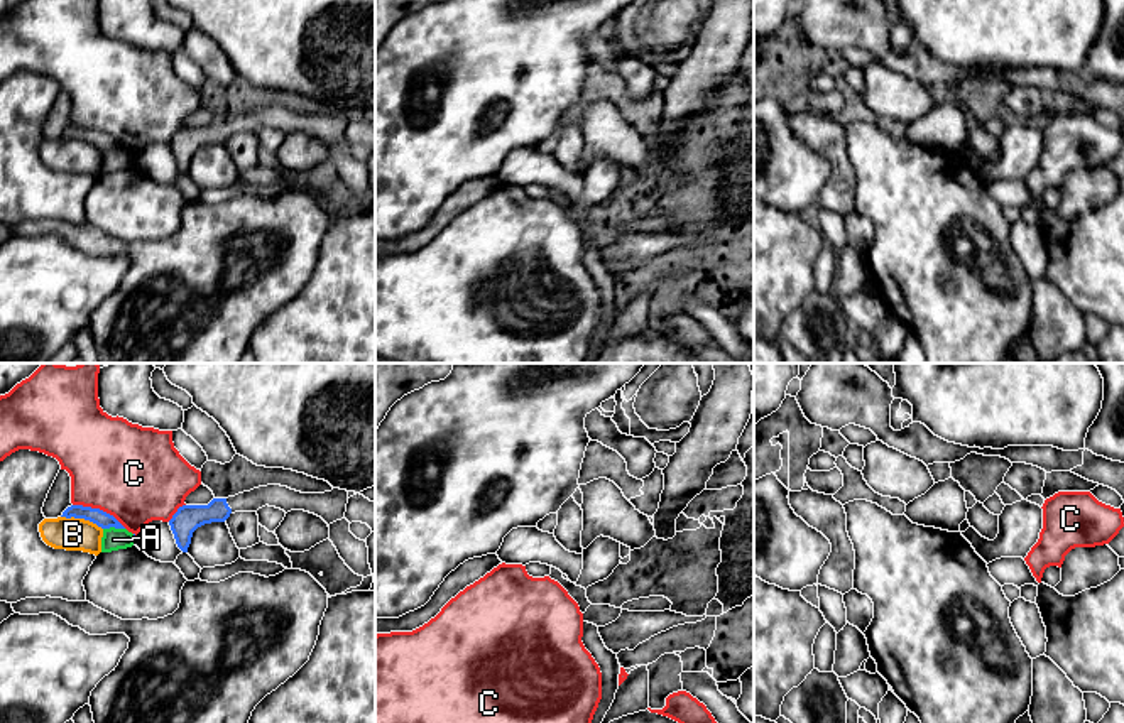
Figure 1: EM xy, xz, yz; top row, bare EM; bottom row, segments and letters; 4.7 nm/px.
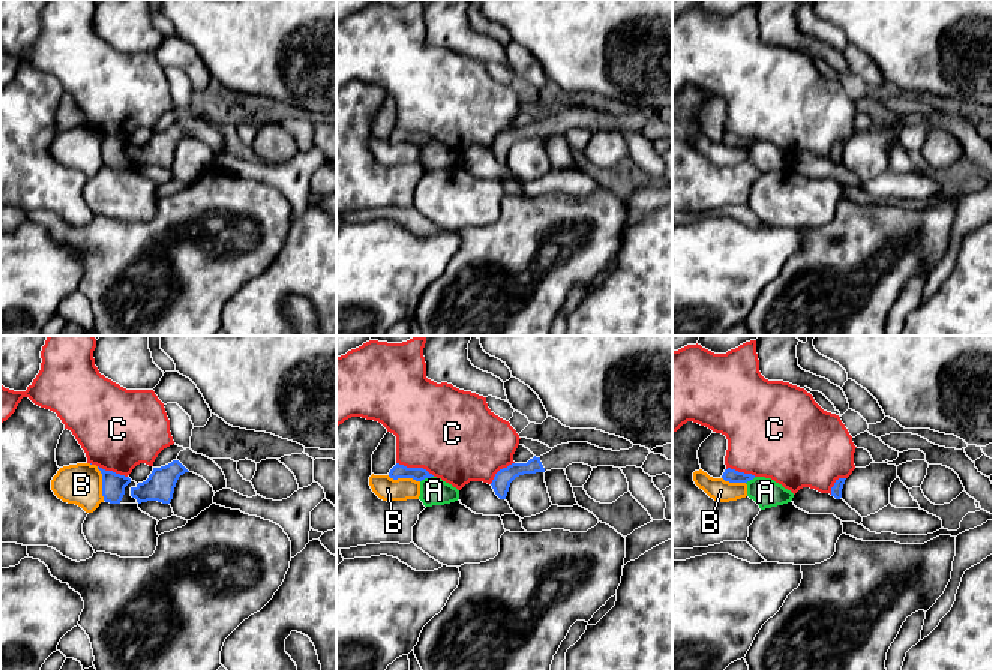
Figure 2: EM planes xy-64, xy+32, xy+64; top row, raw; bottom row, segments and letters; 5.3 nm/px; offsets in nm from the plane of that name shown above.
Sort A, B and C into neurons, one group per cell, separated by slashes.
A / B / C

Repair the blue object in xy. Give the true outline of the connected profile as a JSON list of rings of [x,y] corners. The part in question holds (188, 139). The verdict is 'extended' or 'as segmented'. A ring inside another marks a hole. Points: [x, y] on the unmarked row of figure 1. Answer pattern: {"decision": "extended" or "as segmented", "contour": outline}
{"decision": "extended", "contour": [[[281,106],[259,108],[228,120],[213,120],[208,127],[183,127],[169,142],[176,166],[188,174],[193,154],[211,144],[225,144],[235,133],[257,133],[269,127],[284,132],[304,132],[328,147],[345,140],[348,113],[333,110],[325,115],[301,115]]]}

